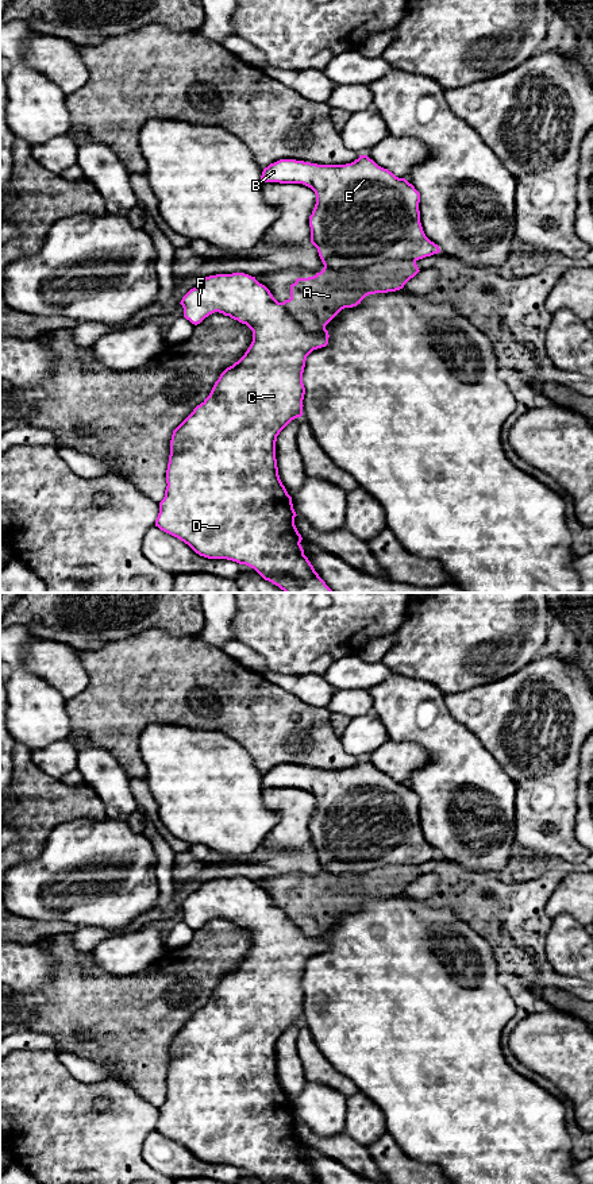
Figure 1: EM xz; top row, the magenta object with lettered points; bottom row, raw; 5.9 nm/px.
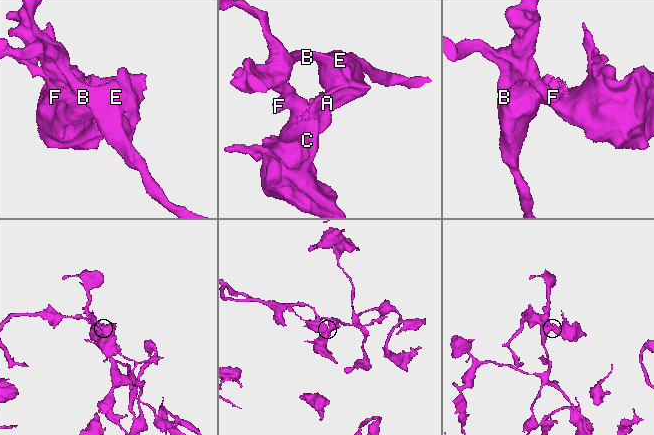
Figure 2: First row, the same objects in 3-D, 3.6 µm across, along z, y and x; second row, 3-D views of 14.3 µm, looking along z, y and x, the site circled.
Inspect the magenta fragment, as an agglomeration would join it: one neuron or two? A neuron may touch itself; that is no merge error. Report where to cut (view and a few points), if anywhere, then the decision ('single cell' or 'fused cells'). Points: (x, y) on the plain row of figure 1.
cut xz (415, 864), (384, 864), (362, 872), (330, 872), (324, 870); fused cells

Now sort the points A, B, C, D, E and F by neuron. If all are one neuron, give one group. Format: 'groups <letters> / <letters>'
groups A / B C D E F

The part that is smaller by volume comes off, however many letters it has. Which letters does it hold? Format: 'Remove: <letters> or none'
Remove: A

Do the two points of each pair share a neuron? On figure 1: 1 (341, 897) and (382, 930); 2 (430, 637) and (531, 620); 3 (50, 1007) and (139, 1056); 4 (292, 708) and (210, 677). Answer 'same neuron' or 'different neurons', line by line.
1: different neurons
2: same neuron
3: same neuron
4: same neuron

